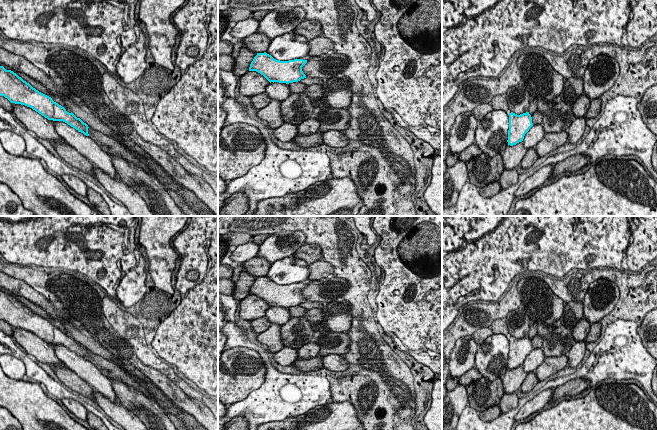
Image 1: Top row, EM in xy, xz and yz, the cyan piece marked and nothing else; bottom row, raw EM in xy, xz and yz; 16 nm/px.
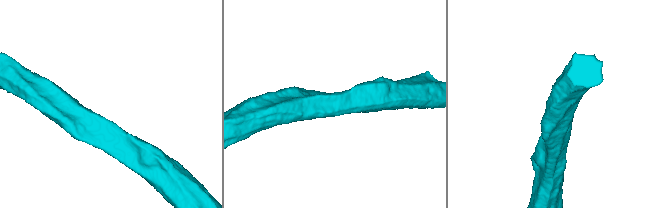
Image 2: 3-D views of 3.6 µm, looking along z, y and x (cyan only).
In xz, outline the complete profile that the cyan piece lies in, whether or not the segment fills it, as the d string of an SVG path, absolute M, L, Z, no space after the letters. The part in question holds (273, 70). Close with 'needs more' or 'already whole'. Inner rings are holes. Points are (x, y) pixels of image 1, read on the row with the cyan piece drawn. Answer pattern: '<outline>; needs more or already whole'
M257 53L250 64L249 71L256 71L263 75L270 83L293 83L306 78L302 67L307 60L294 59L289 61L280 61L274 59L271 55Z; already whole

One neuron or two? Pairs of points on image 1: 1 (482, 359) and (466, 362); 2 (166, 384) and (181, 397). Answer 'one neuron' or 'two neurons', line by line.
1: two neurons
2: one neuron

